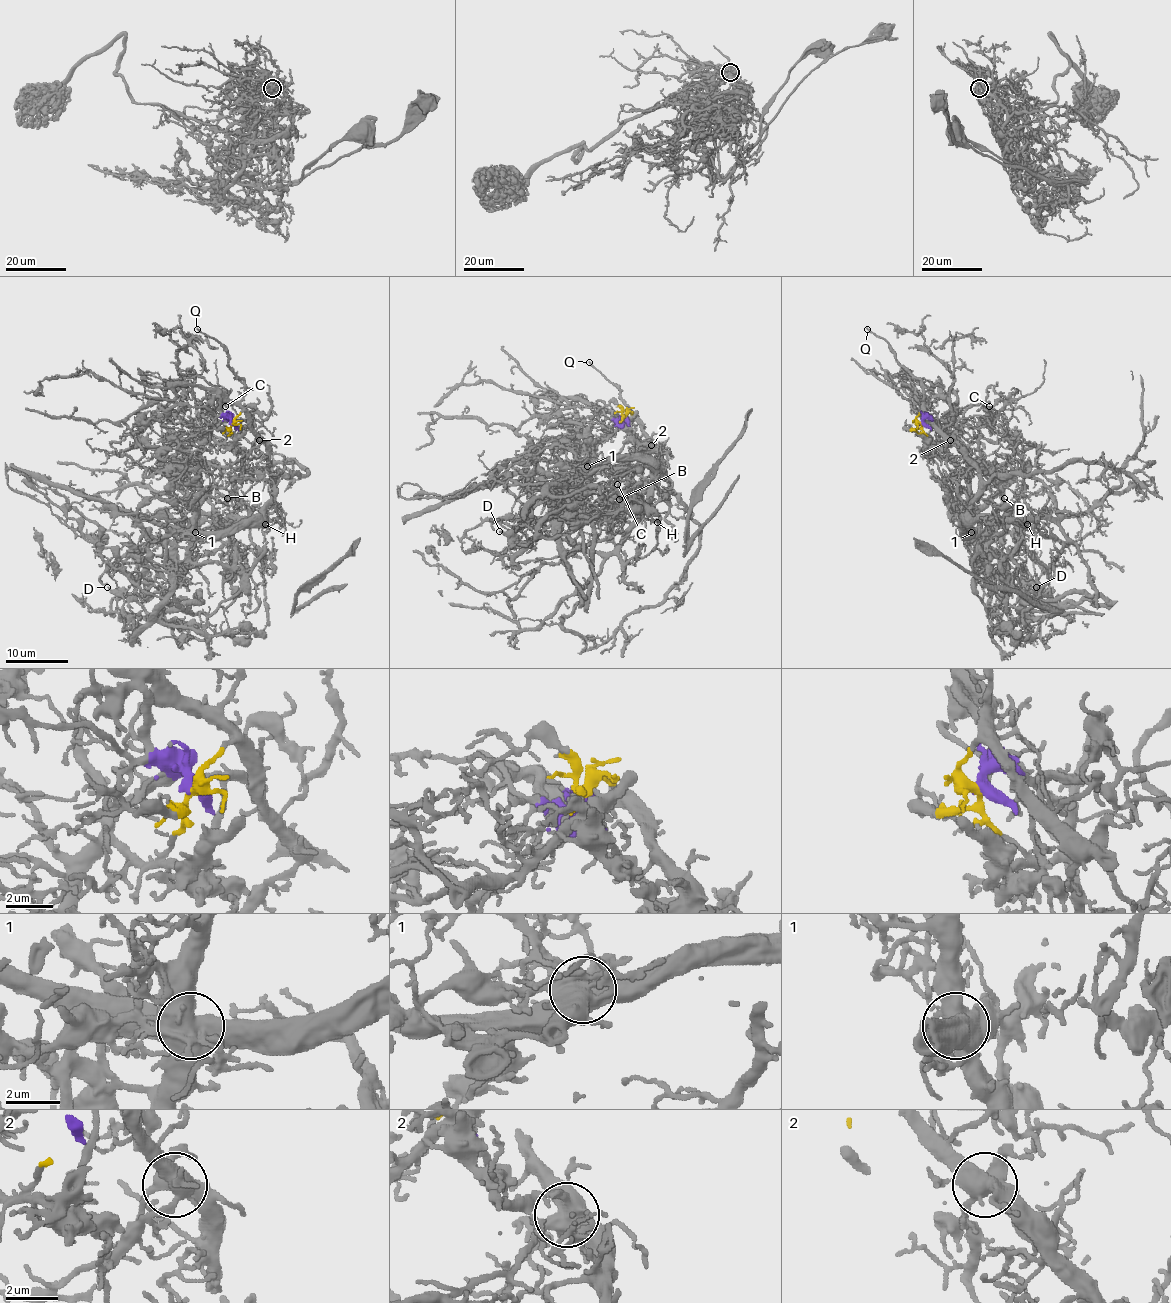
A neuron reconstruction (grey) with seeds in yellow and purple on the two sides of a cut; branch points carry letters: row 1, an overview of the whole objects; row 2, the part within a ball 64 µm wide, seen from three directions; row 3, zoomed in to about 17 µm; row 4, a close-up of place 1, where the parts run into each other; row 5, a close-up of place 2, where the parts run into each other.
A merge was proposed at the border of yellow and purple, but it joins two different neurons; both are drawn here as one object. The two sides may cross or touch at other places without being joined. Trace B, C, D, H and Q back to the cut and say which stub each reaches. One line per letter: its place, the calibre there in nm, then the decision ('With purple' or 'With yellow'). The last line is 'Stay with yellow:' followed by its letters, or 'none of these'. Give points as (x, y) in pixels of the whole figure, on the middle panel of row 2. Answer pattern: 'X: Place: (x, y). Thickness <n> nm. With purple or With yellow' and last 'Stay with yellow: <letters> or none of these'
B: Place: (619, 499). Thickness 110 nm. With purple
C: Place: (617, 484). Thickness 120 nm. With purple
D: Place: (499, 531). Thickness 140 nm. With purple
H: Place: (657, 522). Thickness 180 nm. With yellow
Q: Place: (589, 362). Thickness 130 nm. With yellow
Stay with yellow: H, Q

